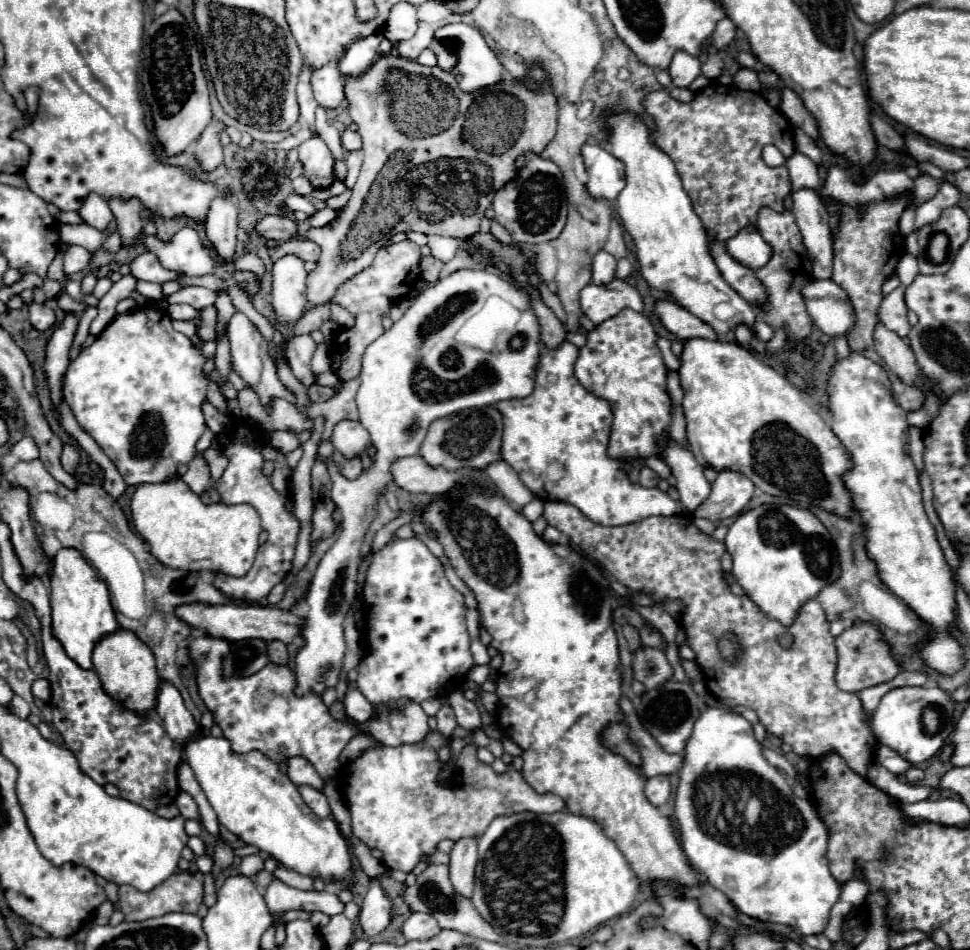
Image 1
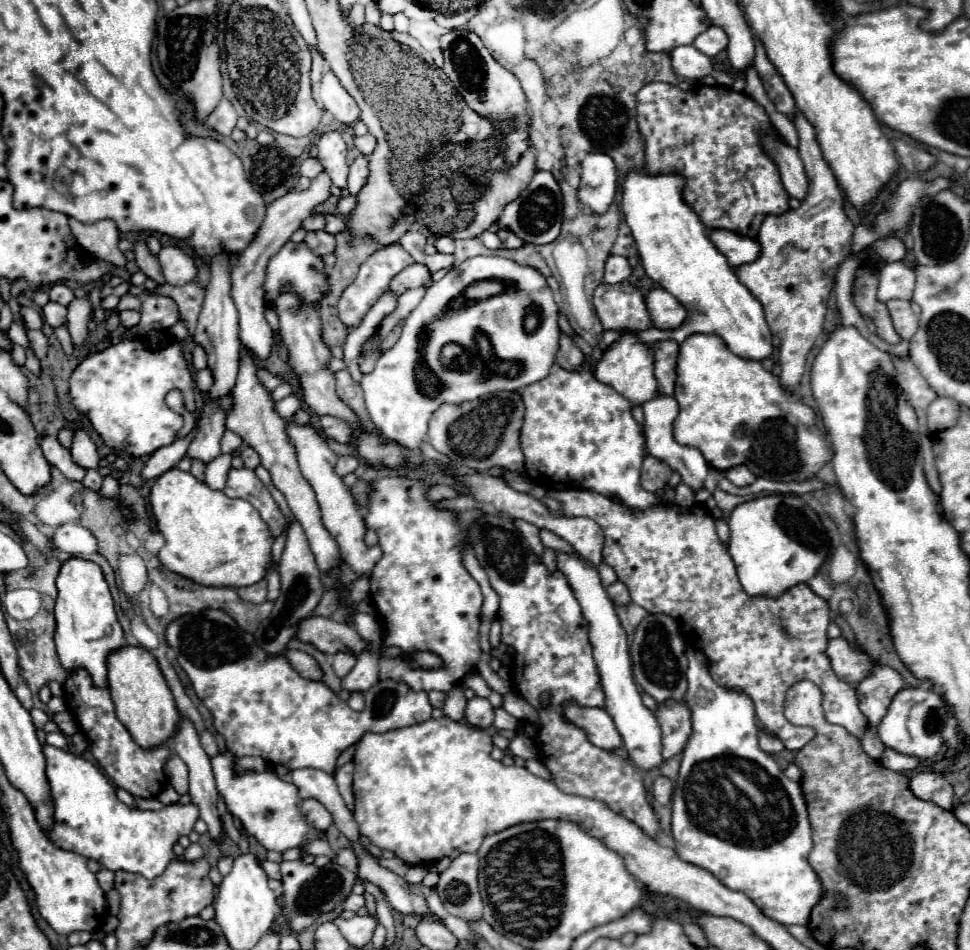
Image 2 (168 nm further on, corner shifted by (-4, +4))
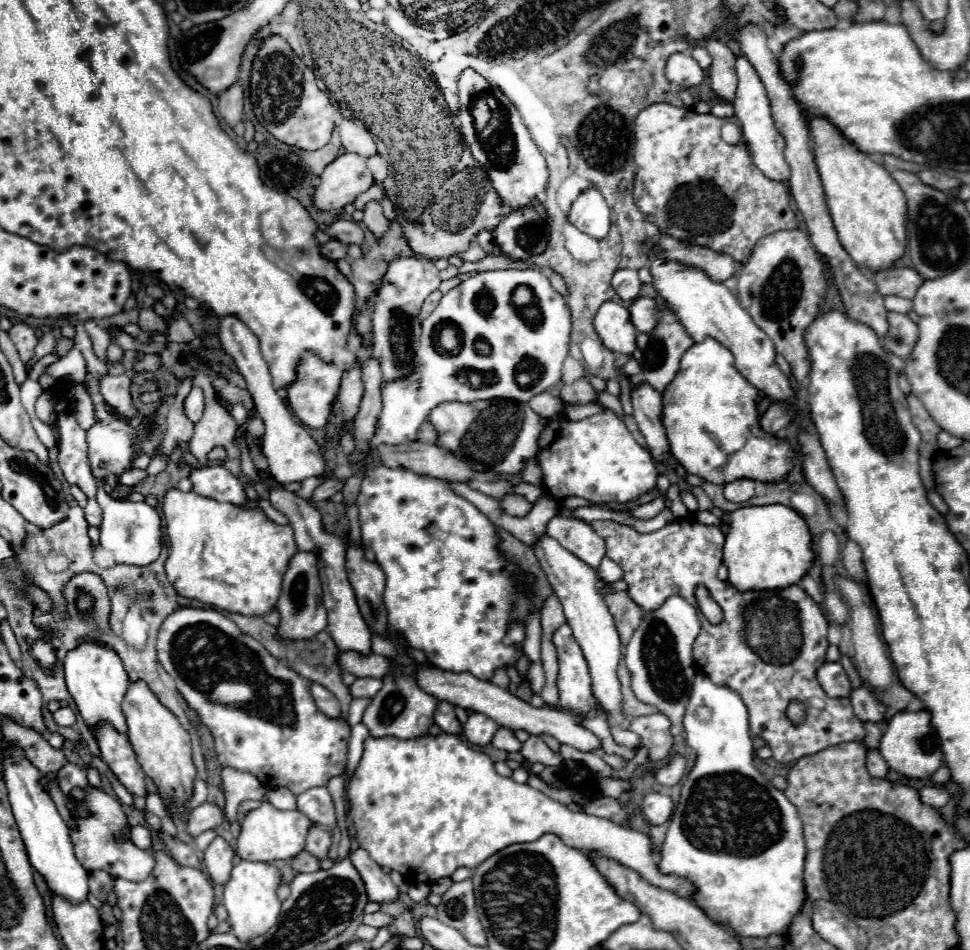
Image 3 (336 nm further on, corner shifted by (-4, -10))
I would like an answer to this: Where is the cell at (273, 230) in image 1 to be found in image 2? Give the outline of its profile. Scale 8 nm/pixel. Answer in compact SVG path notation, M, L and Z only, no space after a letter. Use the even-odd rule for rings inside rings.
M316 213L316 215L310 215L304 223L304 229L308 229L308 231L318 231L318 229L324 229L326 227L326 215L322 215L322 213Z

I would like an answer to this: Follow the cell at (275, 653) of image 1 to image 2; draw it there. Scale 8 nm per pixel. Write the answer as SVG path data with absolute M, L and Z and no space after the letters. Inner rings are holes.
M286 651L286 657L290 659L292 667L304 677L304 679L312 679L312 681L322 681L322 669L316 663L314 657L310 657L308 653L302 651Z

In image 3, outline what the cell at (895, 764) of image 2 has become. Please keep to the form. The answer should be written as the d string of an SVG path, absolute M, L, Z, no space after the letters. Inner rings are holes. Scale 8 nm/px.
M876 749L868 751L868 757L866 757L866 767L868 767L868 773L870 773L872 777L880 777L880 779L884 779L884 777L888 775L888 765L884 763L882 755L880 755Z

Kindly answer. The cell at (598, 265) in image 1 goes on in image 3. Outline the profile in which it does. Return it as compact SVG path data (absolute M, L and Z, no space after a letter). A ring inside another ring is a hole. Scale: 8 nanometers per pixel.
M618 269L612 277L614 297L620 301L634 301L640 291L640 279L632 269Z

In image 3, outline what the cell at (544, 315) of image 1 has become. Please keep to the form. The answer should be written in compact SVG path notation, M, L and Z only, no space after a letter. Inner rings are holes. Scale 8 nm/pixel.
M584 377L576 379L572 385L560 385L558 391L560 391L560 399L570 405L584 405L596 401L596 391Z

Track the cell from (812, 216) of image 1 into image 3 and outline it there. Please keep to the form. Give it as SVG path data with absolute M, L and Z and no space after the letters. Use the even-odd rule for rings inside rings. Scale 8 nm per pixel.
M736 55L736 75L738 75L738 89L736 89L736 97L732 103L734 103L734 115L742 123L742 135L748 145L748 151L752 159L756 155L754 163L768 179L786 183L790 179L790 167L784 159L784 143L780 139L778 129L774 127L774 119L770 113L770 103L768 103L764 85L760 77L756 75L756 69L750 65L750 61L744 55Z

